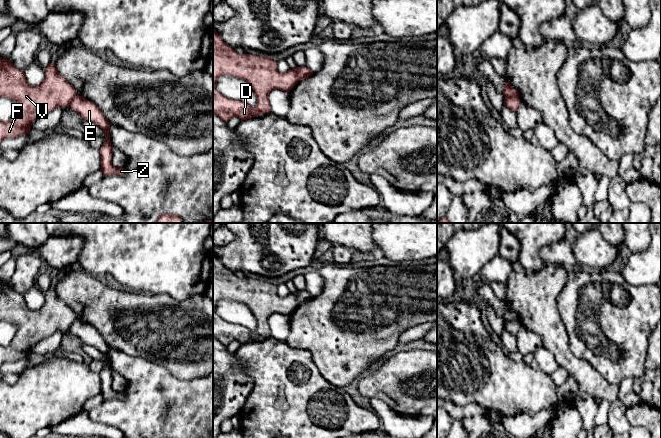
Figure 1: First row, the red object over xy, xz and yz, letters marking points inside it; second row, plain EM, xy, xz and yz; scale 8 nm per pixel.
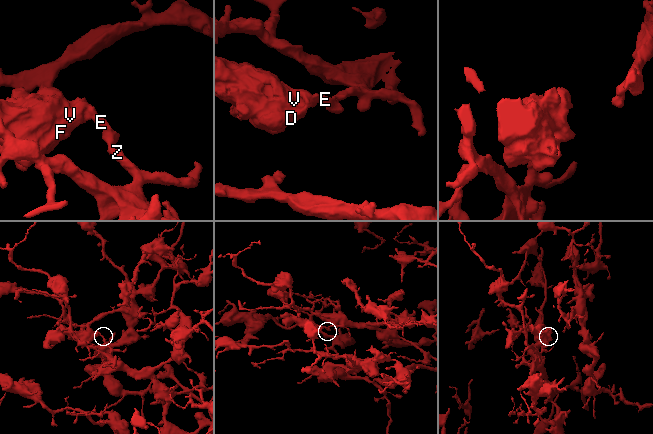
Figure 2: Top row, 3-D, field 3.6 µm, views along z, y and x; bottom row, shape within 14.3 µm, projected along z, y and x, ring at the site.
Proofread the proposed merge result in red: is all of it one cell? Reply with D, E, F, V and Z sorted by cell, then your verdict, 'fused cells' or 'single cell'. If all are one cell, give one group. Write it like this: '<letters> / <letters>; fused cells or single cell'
D F V / E Z; fused cells

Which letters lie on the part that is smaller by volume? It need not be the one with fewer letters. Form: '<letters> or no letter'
D, F, V

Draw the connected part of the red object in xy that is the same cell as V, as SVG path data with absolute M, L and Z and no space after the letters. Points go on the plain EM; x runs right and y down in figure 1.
M0 282L0 321L14 324L17 332L7 346L0 345L0 367L7 362L17 362L29 356L32 347L42 339L57 331L65 332L77 320L74 311L58 296L54 287L45 292L45 303L38 310L30 309L22 294L15 291L9 283Z

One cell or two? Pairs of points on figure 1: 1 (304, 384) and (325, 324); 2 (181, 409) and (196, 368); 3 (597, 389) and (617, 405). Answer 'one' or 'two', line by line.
1: two
2: two
3: two

